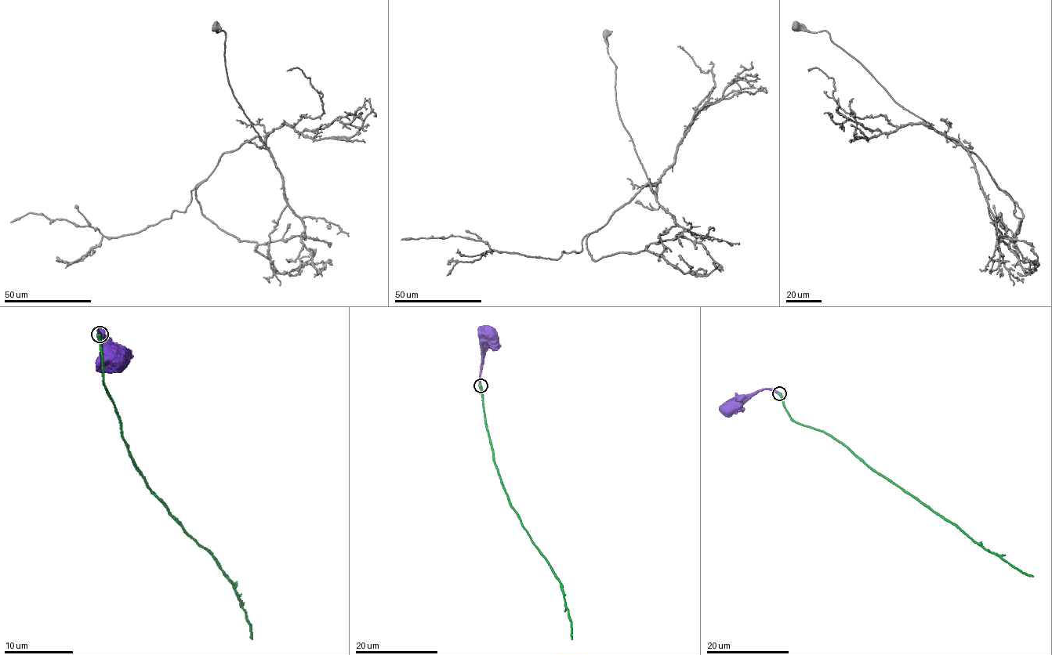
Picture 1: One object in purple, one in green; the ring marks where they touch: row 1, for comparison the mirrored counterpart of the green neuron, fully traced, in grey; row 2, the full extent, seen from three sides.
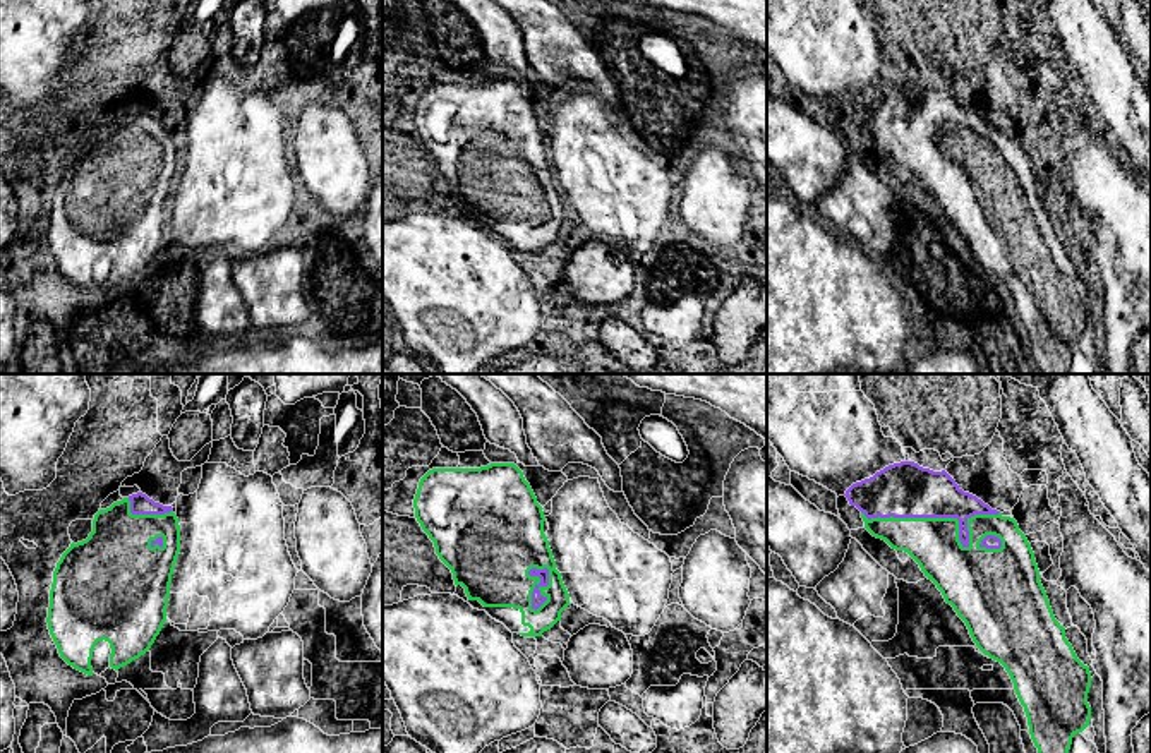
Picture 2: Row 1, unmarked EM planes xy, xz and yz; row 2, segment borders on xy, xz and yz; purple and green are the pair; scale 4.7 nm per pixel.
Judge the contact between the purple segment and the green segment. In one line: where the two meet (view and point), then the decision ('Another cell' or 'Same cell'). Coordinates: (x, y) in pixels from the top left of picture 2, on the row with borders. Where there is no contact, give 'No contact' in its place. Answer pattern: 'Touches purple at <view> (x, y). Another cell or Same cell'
Touches purple at yz (952, 517). Same cell

